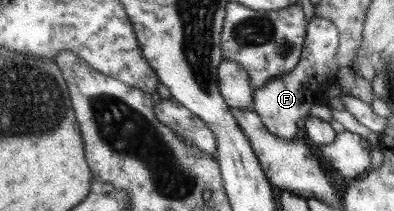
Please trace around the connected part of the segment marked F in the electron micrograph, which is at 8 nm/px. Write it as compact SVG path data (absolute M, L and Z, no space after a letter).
M314 16L308 22L307 42L304 43L303 57L296 69L291 74L280 75L280 79L272 79L266 86L256 88L253 110L259 112L266 126L280 139L296 139L296 123L311 115L313 105L326 103L323 97L326 79L335 78L340 69L335 56L339 49L339 39L339 29L335 23Z

